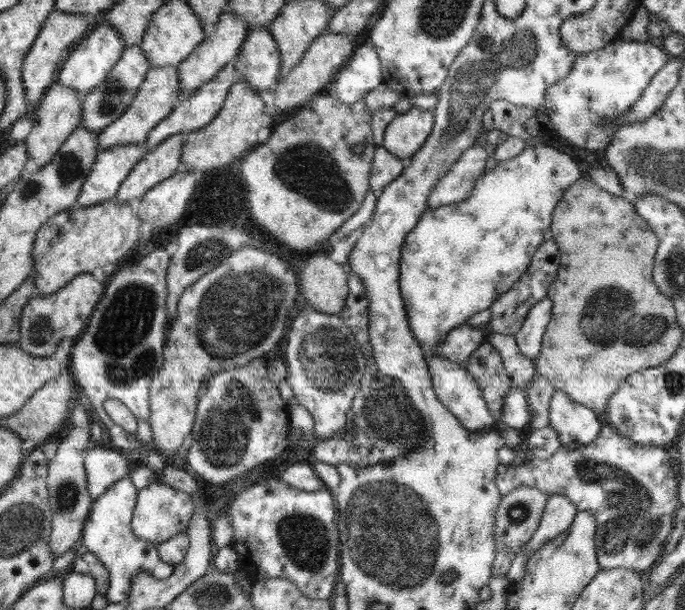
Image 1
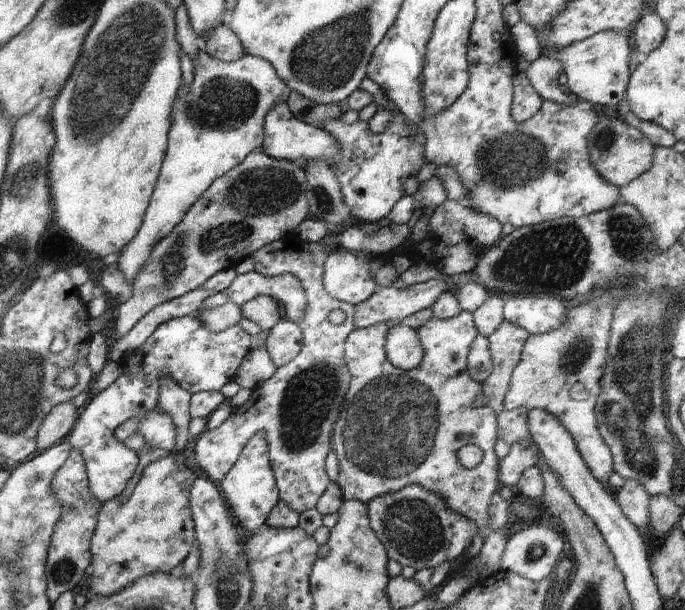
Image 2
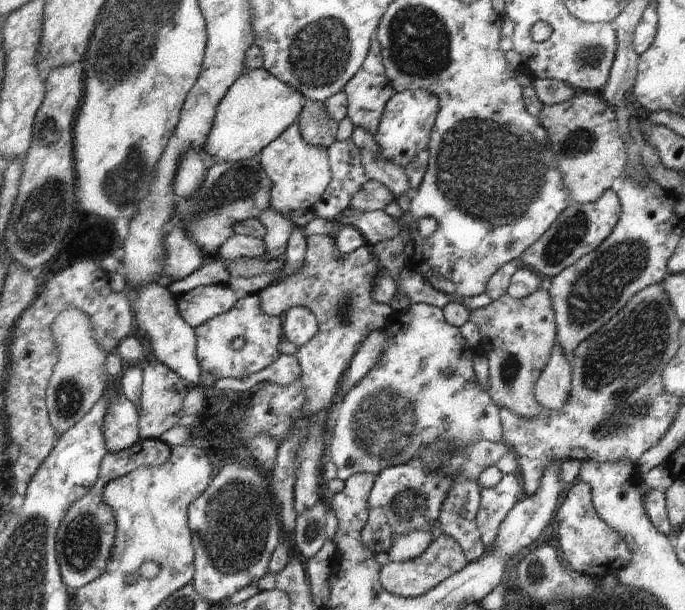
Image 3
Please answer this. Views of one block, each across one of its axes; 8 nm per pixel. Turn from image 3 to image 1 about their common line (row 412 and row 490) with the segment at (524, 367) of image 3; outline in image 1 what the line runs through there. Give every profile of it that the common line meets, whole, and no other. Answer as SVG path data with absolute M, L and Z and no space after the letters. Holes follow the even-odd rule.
M521 484L506 496L501 496L500 504L498 505L495 514L495 559L492 567L492 574L505 577L509 571L511 560L515 558L515 552L525 545L541 521L543 512L546 508L546 503L549 495L540 492L537 488L530 488Z

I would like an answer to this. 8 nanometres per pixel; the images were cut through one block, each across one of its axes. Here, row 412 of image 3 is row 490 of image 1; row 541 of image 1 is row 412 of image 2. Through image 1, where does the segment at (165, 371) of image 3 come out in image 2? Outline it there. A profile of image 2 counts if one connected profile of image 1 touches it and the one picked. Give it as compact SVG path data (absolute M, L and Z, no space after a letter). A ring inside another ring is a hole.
M160 409L146 412L142 418L134 418L121 424L115 430L116 438L124 443L126 438L134 436L136 432L142 434L148 448L167 450L169 453L177 454L176 448L176 426L172 424L172 418Z

